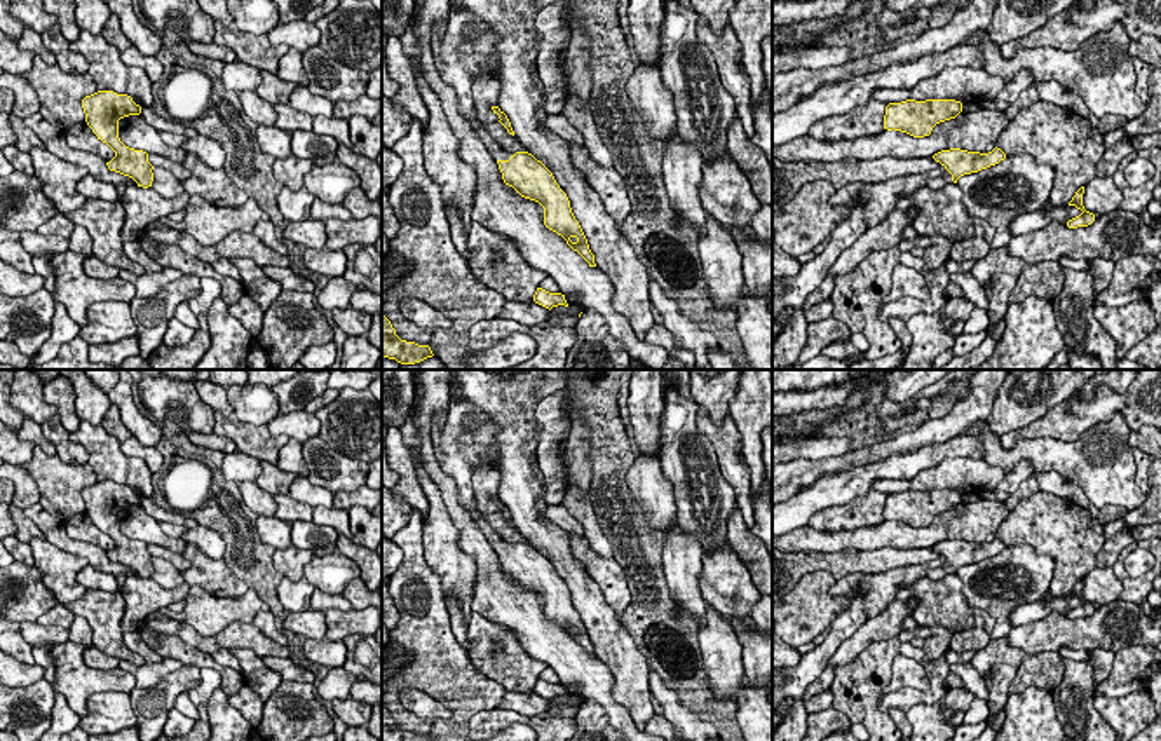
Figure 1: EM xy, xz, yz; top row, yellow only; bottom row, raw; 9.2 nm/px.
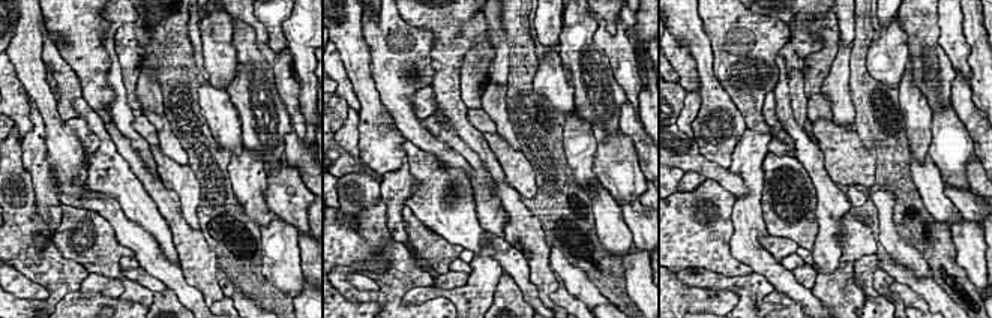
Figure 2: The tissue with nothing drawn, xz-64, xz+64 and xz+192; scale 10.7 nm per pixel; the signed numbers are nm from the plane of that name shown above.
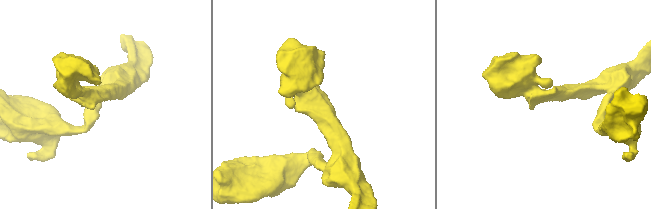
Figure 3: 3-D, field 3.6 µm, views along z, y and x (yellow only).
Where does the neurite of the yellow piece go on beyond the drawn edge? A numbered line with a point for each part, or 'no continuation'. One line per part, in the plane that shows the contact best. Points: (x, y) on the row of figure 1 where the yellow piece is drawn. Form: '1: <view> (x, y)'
1: xz (468, 49)

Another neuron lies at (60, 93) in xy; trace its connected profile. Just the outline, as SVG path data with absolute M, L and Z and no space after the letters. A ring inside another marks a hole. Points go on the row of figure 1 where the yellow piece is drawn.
M40 56L33 58L31 70L24 78L37 91L40 99L38 113L64 133L75 124L85 122L82 99L98 92L92 77L66 73L58 65L45 65Z

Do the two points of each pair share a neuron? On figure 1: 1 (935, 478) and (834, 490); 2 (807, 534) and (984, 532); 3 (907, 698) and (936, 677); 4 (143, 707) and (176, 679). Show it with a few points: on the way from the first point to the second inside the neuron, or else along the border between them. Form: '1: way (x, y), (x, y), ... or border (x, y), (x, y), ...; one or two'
1: border (914, 476), (877, 478), (872, 487); two
2: way (851, 539), (926, 537), (940, 529); one
3: way (916, 698), (924, 698), (936, 686); one
4: way (152, 703), (168, 687); one

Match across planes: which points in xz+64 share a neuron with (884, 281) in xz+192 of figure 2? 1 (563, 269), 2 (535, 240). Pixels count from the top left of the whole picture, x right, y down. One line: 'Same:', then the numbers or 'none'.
Same: 2

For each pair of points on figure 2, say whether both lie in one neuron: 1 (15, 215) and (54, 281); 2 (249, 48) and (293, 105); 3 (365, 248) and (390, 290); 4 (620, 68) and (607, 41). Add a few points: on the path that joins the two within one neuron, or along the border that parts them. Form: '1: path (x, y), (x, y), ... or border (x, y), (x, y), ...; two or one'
1: path (18, 231), (18, 242), (41, 264); one
2: border (258, 50), (272, 69), (275, 89), (288, 114); two
3: border (392, 239), (381, 251), (383, 272), (345, 266); two
4: path (620, 62), (620, 54), (613, 47); one

